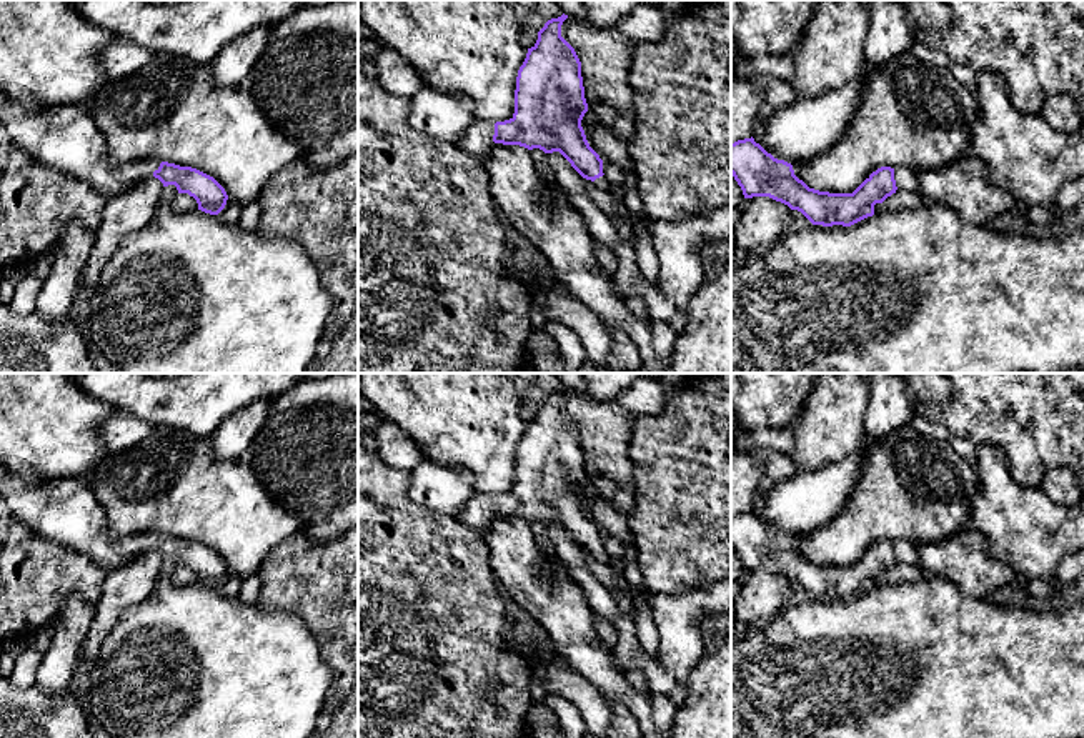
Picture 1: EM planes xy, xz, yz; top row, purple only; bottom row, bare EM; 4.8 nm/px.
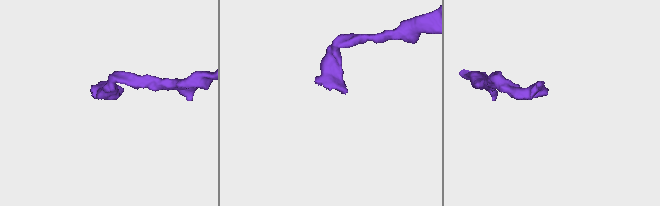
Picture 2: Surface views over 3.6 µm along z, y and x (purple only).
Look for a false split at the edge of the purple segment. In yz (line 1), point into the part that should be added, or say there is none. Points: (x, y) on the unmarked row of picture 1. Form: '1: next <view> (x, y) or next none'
1: next none

